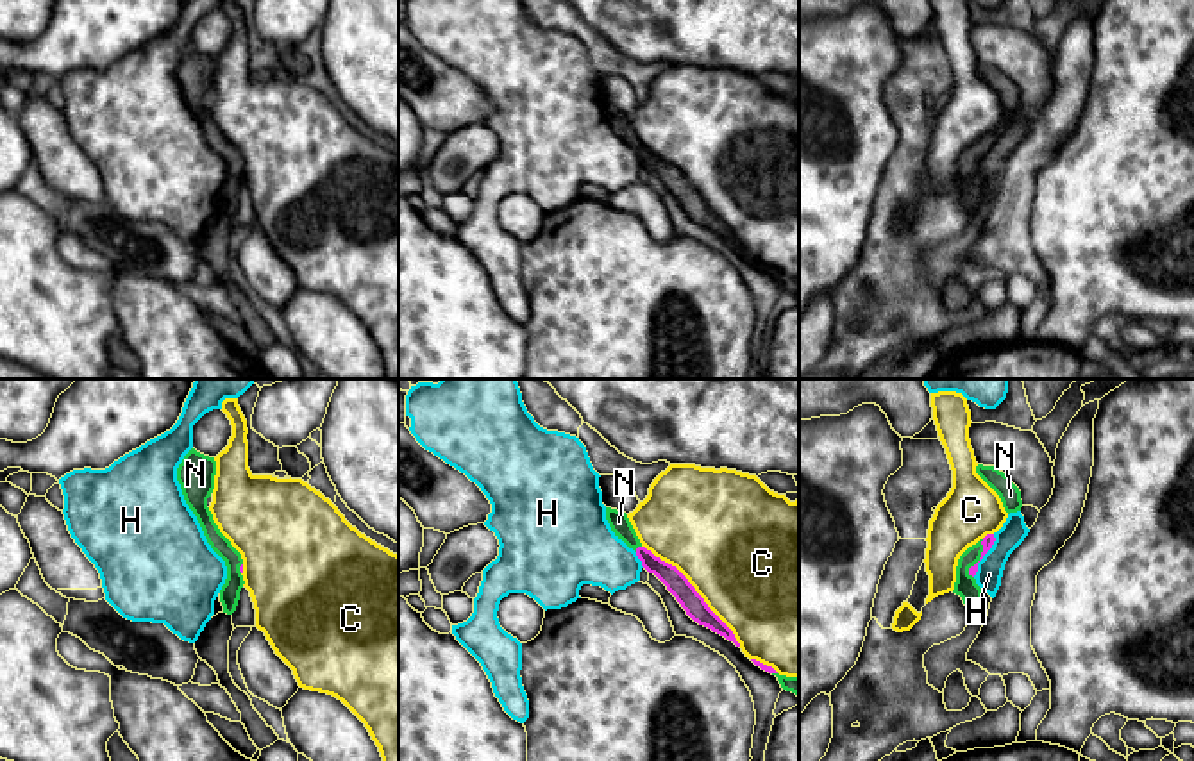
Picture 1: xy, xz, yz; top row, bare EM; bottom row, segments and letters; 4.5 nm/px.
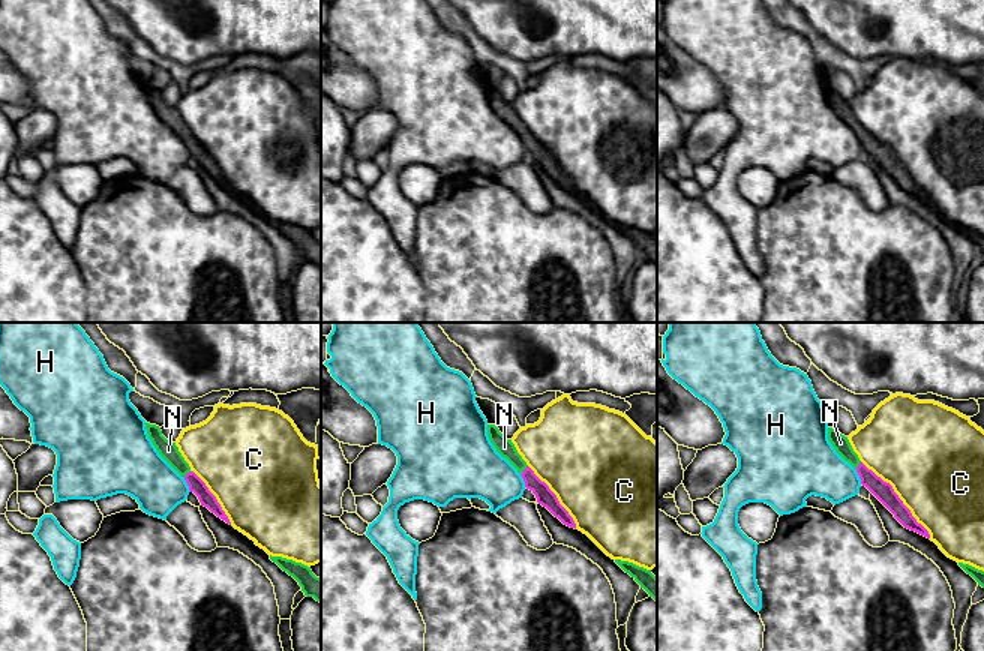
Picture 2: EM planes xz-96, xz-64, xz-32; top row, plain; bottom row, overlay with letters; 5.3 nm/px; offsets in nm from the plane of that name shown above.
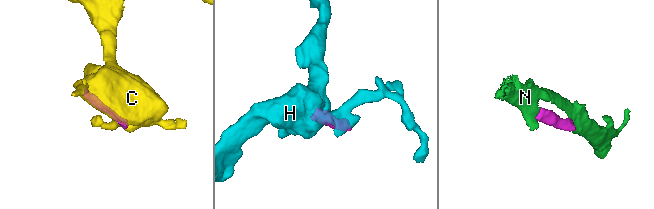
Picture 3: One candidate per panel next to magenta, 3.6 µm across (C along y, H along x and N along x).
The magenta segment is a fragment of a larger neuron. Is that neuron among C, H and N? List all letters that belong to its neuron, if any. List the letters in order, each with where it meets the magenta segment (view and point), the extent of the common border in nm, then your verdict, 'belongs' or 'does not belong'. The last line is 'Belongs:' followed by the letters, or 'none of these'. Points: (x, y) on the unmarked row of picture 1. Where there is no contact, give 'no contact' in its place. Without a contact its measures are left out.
C: meets magenta in xz at (694, 190); contact 650 nm long; does not belong
H: meets magenta in yz at (983, 154); contact 220 nm long; does not belong
N: meets magenta in yz at (980, 159); contact 180 nm long; belongs
Belongs: N

